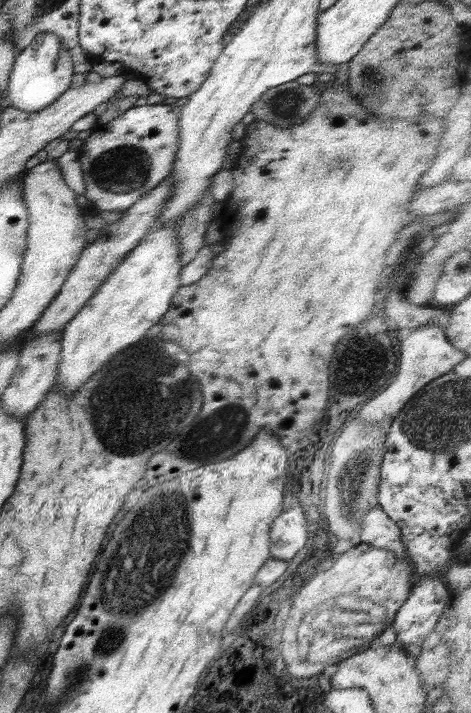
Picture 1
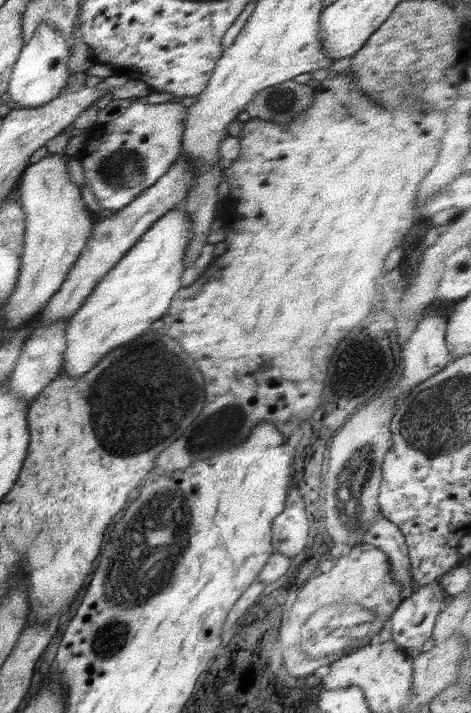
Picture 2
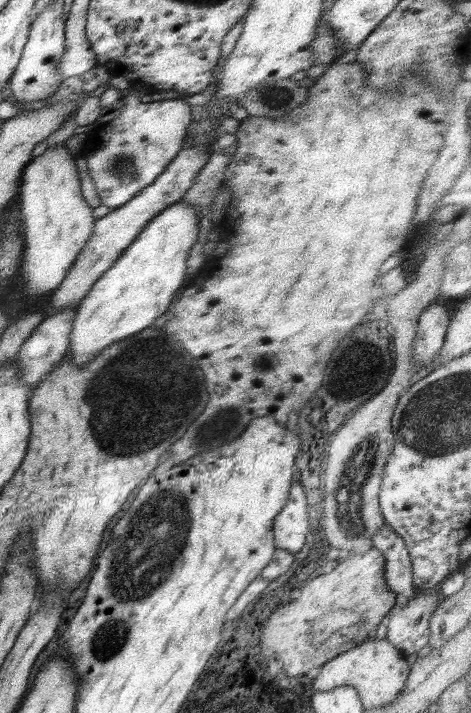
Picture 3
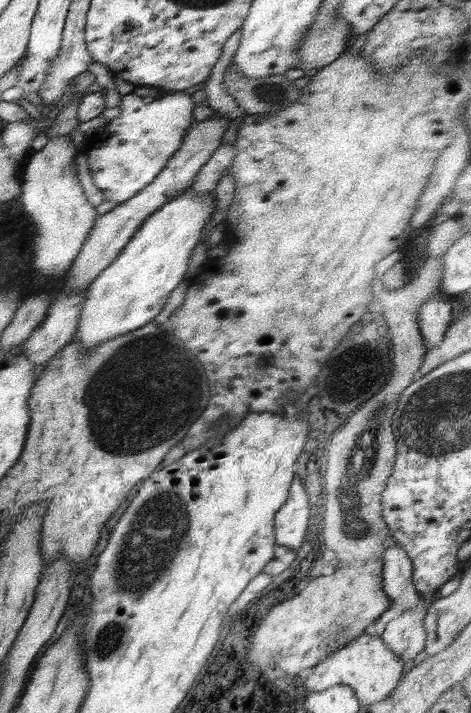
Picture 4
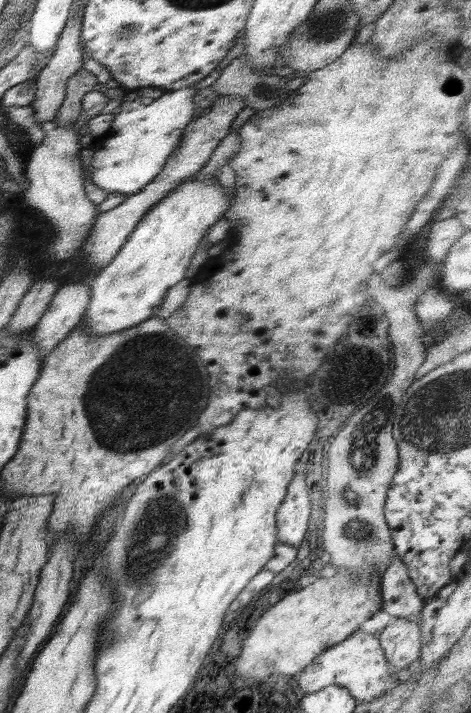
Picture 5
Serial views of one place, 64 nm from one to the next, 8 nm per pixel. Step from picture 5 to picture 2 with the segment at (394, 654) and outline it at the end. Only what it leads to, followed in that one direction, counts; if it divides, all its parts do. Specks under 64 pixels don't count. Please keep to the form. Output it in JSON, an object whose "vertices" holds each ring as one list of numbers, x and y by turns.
{"vertices":[[432,582,427,586,419,586,416,592,403,600,390,618,390,622,393,624,392,642,406,654,414,655,415,653,419,653,424,643,433,636,434,623,436,623,442,609,445,608,448,598,440,582]]}

